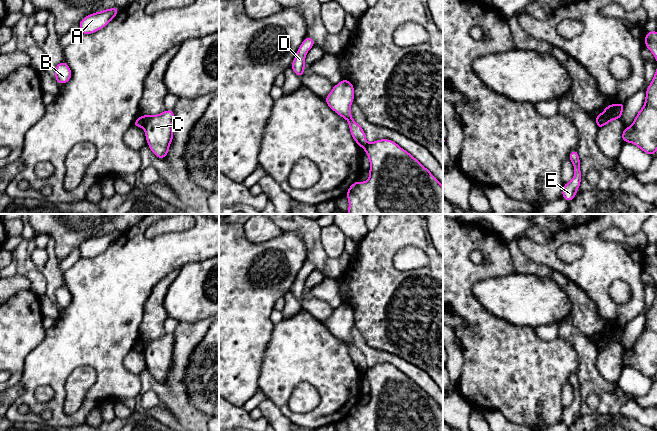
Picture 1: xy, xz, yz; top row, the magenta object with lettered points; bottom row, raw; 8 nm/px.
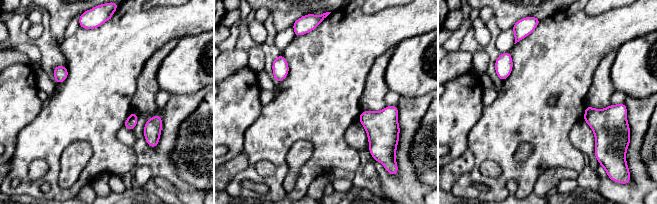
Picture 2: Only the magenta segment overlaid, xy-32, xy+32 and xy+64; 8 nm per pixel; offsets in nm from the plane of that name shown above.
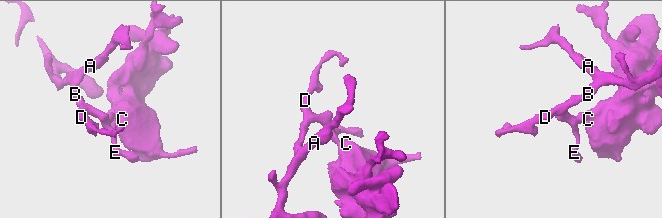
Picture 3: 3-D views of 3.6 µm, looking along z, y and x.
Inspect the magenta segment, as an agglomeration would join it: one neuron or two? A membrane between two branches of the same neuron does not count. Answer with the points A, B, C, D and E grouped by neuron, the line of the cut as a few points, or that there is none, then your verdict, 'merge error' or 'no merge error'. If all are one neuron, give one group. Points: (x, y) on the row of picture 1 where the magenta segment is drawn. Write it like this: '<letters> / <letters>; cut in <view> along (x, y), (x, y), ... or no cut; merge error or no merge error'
A B D E / C; cut in xy along (141, 116), (142, 126); merge error

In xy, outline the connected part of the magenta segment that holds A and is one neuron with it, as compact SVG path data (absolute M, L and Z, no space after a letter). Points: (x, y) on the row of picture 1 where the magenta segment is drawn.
M115 7L87 15L79 22L80 34L92 34L104 28L119 11Z

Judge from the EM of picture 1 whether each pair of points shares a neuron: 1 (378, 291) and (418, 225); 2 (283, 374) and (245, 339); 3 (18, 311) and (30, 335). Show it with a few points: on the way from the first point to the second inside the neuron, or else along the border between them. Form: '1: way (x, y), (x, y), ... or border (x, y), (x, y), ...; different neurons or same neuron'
1: way (378, 273), (378, 259), (400, 237); same neuron
2: border (272, 334), (263, 358), (260, 375), (257, 379); different neurons
3: way (19, 317), (19, 324), (24, 329); same neuron

